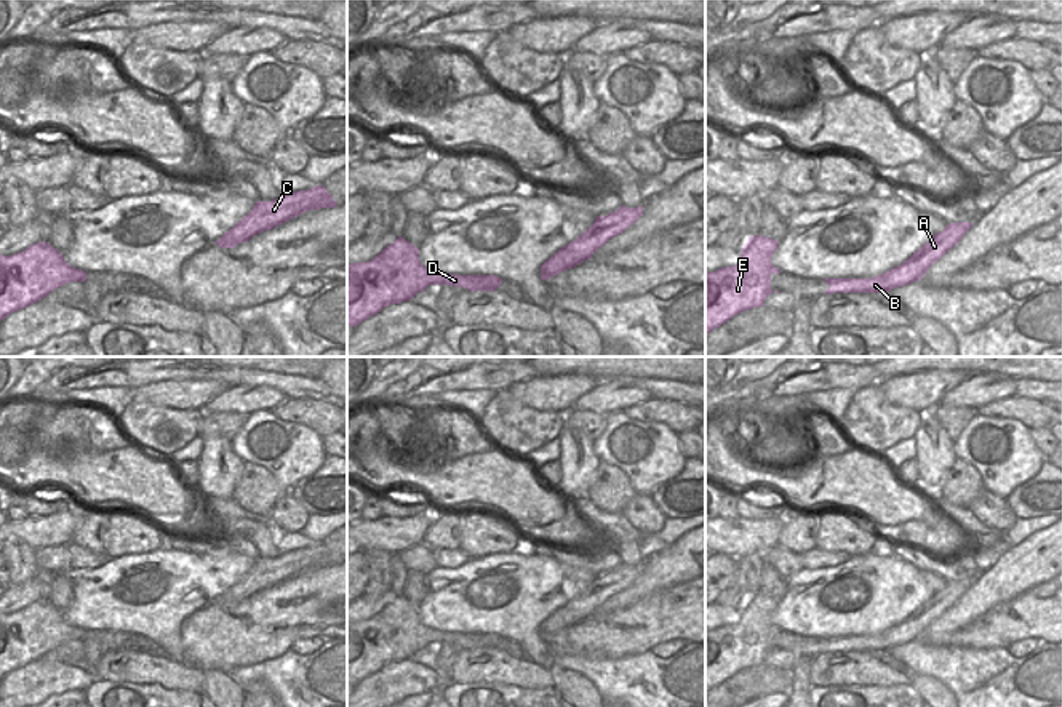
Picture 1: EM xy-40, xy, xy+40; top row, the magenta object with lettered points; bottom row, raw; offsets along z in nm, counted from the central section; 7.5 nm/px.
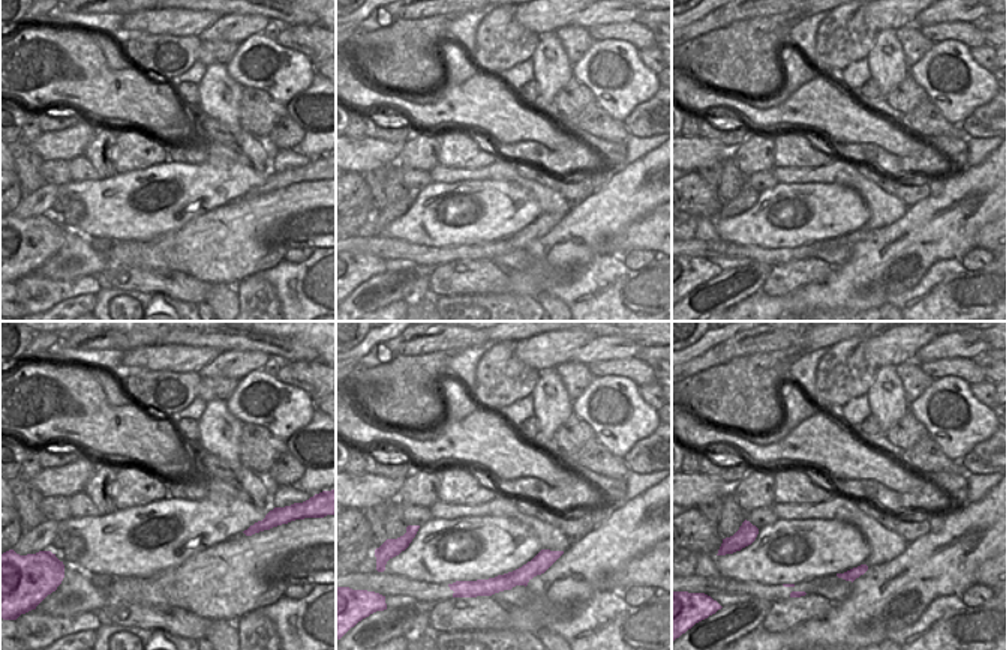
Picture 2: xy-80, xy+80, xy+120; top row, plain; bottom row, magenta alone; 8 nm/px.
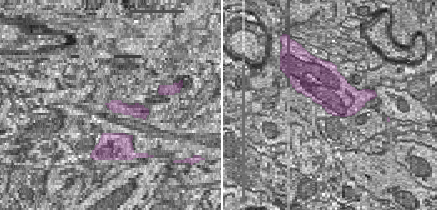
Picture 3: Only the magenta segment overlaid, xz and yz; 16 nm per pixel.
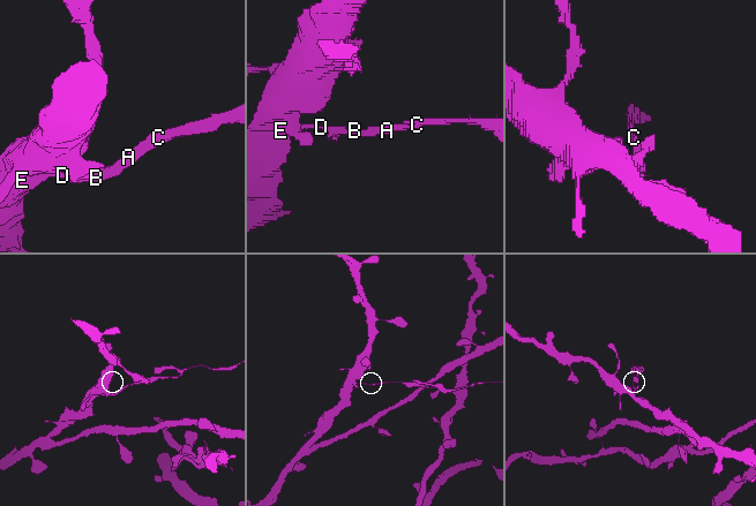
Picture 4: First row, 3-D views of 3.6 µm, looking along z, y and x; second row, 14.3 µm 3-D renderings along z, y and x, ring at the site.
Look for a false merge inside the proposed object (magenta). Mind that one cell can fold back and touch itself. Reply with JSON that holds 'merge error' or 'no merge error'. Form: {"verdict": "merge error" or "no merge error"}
{"verdict": "merge error"}

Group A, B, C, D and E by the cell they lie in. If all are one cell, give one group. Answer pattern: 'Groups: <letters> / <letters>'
Groups: A B C D / E.

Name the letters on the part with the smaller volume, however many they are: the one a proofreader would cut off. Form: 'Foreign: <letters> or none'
Foreign: A, B, C, D

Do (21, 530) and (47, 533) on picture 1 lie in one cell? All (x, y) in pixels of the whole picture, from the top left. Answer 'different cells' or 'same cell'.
same cell

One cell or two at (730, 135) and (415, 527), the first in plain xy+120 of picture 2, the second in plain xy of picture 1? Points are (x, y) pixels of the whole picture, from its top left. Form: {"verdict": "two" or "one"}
{"verdict": "two"}

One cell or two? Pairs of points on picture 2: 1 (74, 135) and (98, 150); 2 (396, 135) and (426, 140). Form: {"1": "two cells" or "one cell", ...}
{"1": "two cells", "2": "two cells"}

